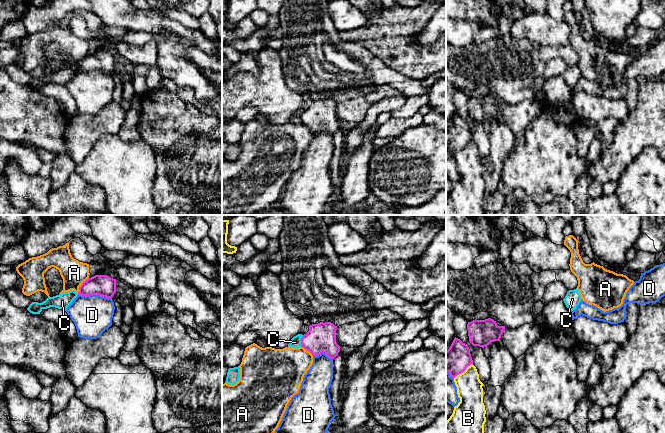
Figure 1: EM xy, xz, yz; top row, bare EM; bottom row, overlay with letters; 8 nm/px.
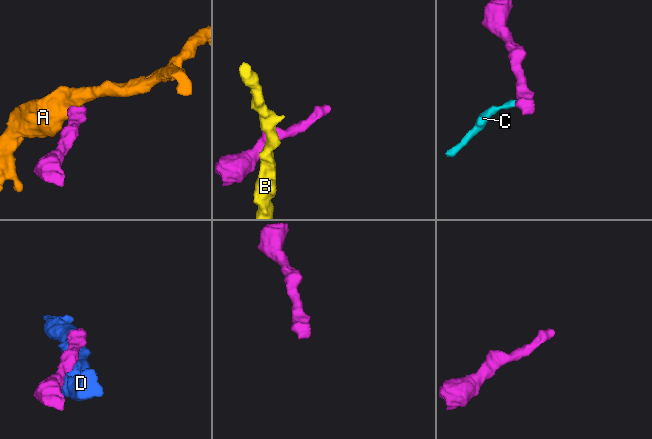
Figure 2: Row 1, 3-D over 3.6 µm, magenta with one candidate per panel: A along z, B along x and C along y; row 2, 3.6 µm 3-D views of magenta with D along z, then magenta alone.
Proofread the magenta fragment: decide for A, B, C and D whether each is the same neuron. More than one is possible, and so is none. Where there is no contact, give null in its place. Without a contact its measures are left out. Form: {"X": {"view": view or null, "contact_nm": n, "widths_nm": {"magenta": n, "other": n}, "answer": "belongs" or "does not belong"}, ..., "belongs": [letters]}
{"A": {"view": "xy", "contact_nm": 160, "widths_nm": {"magenta": 170, "other": 200}, "answer": "does not belong"}, "B": {"view": "yz", "contact_nm": 200, "widths_nm": {"magenta": 220, "other": 200}, "answer": "does not belong"}, "C": {"view": "xz", "contact_nm": 100, "widths_nm": {"magenta": 240, "other": 90}, "answer": "does not belong"}, "D": {"view": "xy", "contact_nm": 280, "widths_nm": {"magenta": 170, "other": 320}, "answer": "does not belong"}, "belongs": []}

